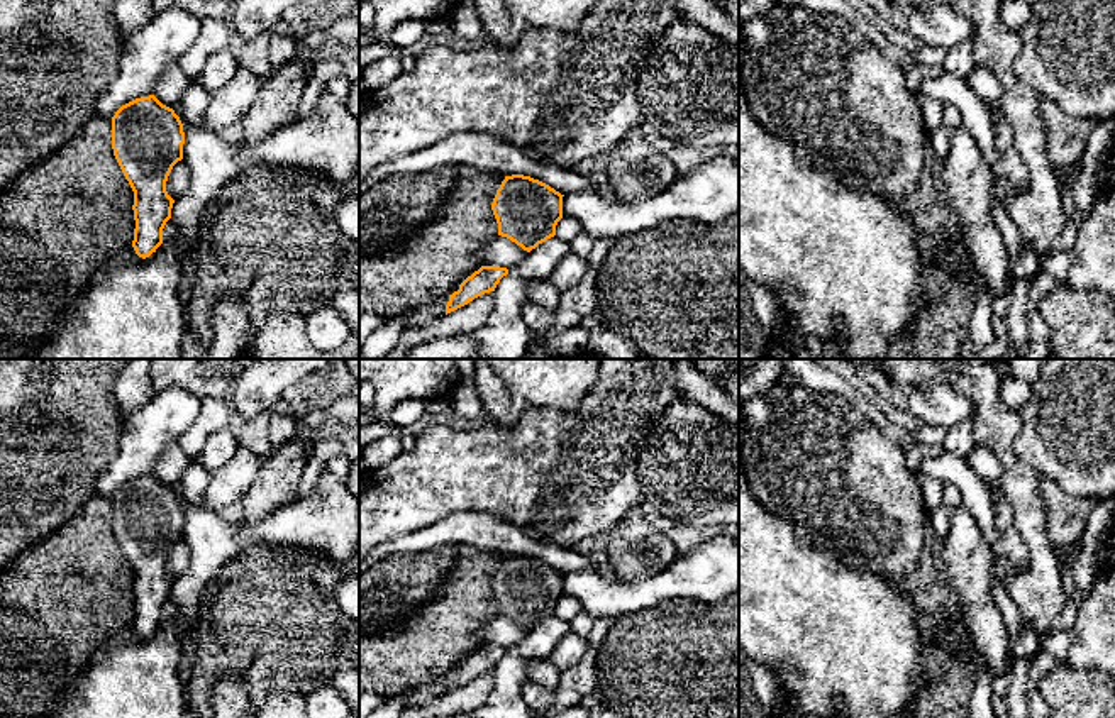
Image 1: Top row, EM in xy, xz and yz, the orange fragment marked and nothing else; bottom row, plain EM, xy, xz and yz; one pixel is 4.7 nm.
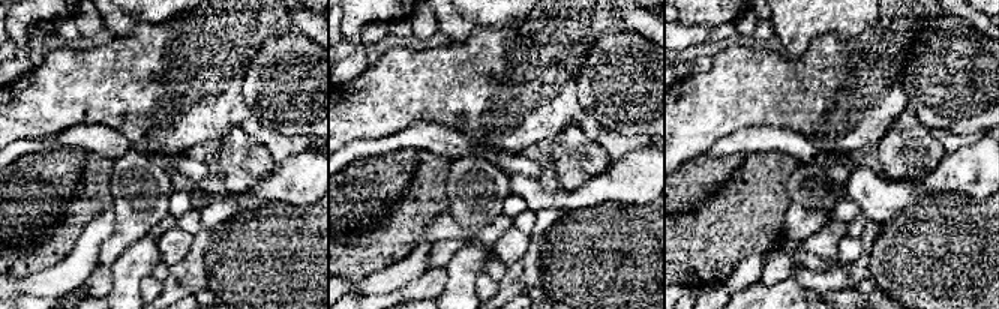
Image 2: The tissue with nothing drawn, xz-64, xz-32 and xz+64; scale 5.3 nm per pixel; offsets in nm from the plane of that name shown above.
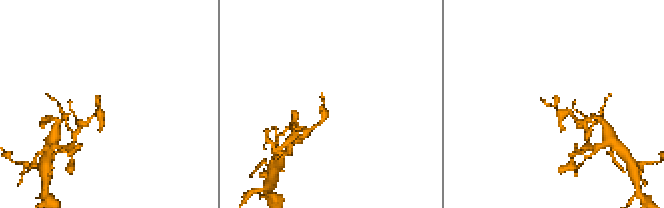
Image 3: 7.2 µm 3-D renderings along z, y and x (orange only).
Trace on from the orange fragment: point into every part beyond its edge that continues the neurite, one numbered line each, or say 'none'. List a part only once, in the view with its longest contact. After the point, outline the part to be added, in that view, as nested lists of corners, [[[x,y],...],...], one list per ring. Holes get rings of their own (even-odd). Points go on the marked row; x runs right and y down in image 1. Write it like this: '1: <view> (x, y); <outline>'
none

